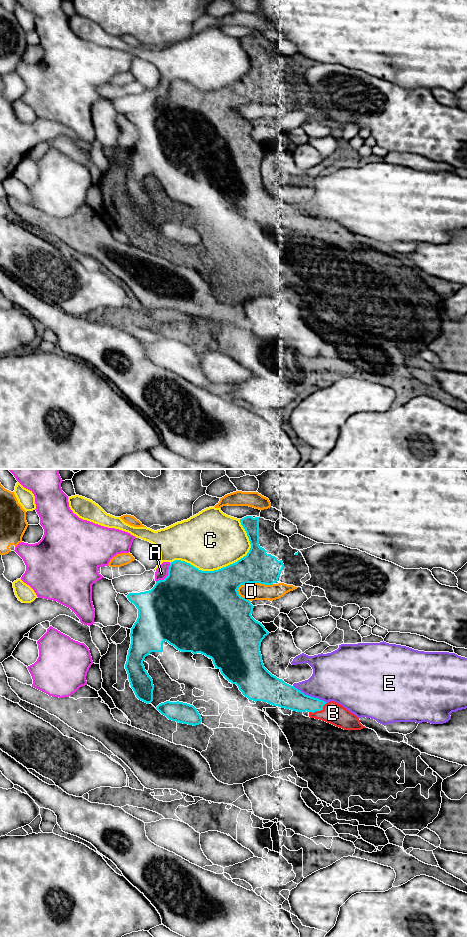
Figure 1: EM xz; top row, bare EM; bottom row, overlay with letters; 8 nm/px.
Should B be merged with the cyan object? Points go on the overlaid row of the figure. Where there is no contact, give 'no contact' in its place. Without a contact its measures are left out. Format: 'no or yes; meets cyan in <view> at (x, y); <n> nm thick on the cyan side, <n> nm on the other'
yes; meets cyan in xz at (318, 710); 180 nm thick on the cyan side, 170 nm on the other

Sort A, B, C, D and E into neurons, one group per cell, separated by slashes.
A / B / C / D / E

